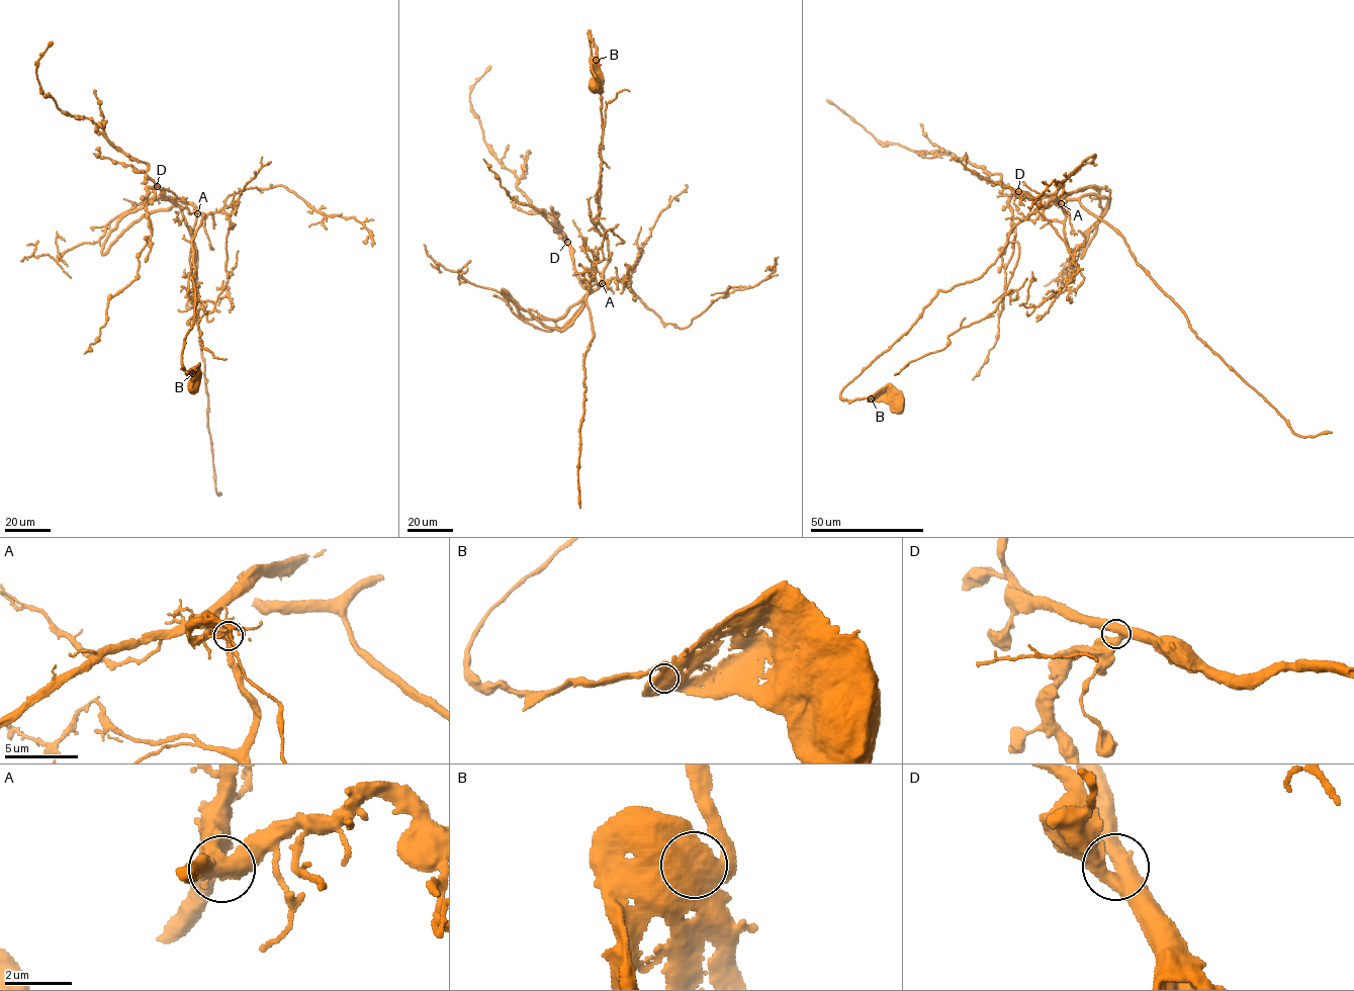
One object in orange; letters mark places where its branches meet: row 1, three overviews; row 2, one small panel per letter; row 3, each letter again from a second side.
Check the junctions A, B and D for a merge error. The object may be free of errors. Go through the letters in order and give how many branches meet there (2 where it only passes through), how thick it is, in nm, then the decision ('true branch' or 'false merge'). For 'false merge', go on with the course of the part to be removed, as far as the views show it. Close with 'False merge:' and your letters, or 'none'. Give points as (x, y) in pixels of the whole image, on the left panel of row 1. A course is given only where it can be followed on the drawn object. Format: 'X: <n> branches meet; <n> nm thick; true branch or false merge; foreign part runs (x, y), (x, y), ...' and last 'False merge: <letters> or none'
A: 3 branches meet; 500 nm thick; true branch
B: 1 branches meet; 900 nm thick; true branch
D: 3 branches meet; 480 nm thick; true branch
False merge: none

